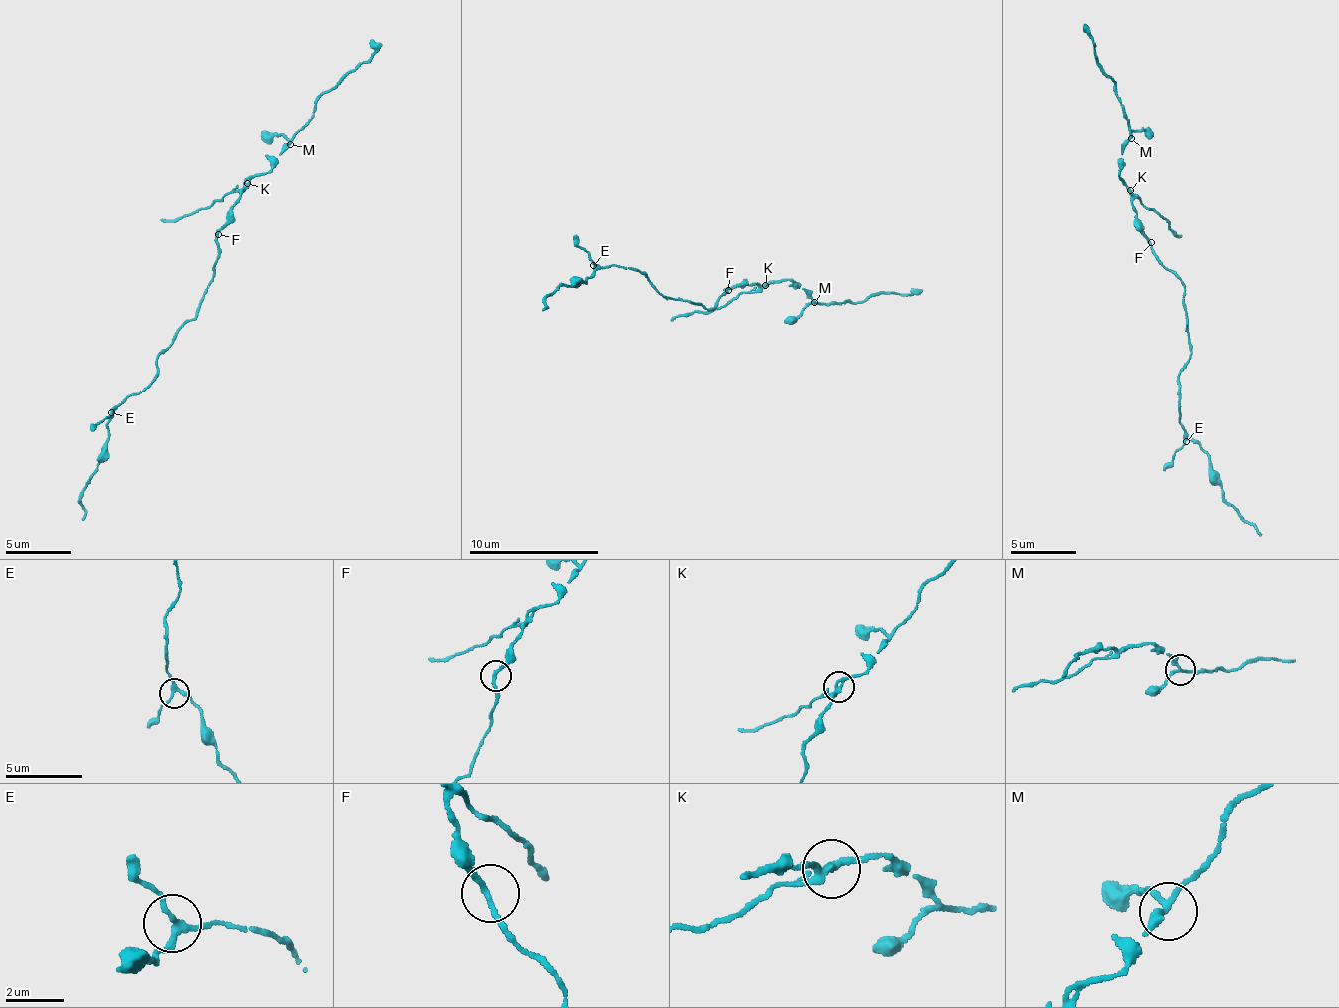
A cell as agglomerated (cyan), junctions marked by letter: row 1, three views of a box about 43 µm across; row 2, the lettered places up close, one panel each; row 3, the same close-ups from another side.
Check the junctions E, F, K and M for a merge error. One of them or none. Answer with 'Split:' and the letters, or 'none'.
Split: K

